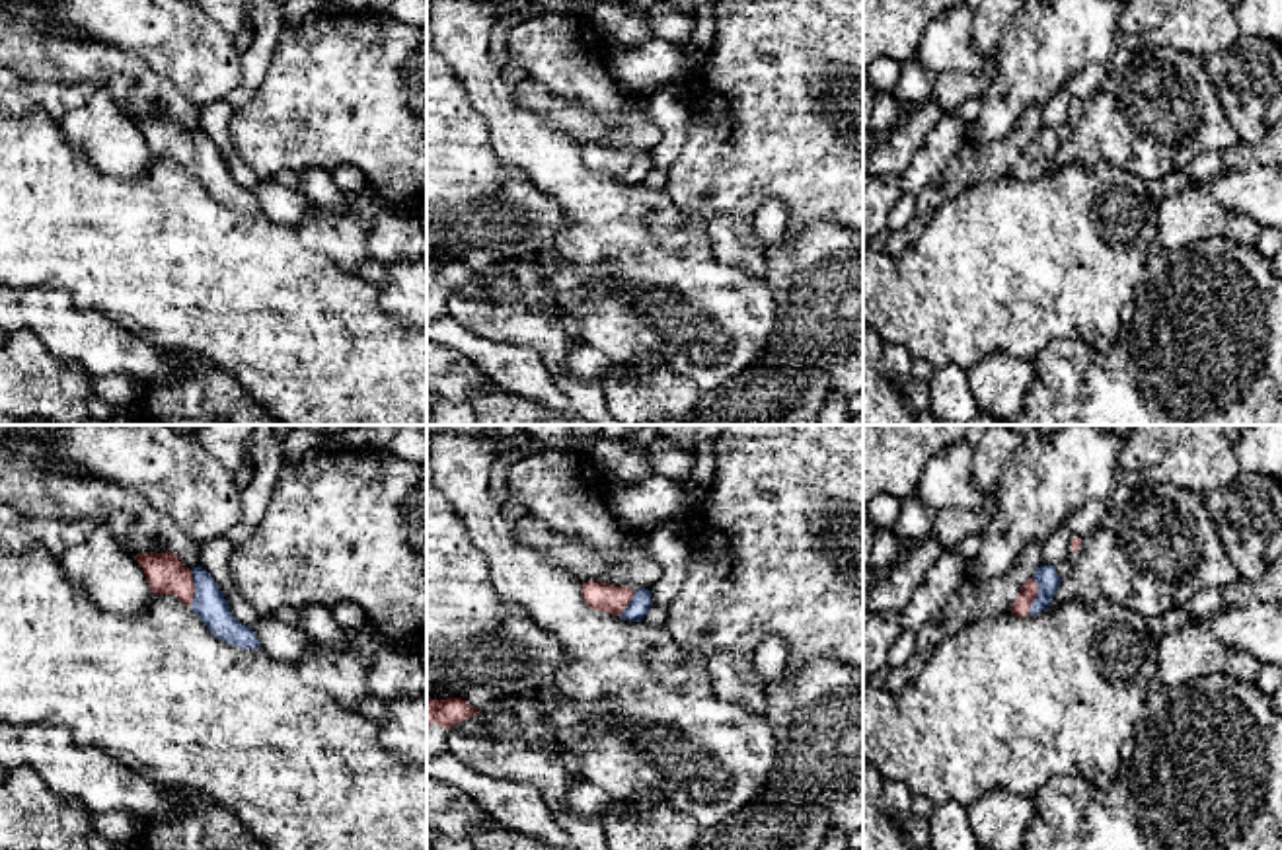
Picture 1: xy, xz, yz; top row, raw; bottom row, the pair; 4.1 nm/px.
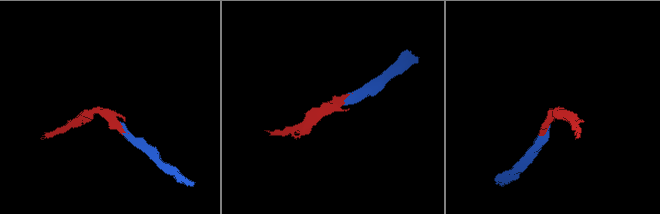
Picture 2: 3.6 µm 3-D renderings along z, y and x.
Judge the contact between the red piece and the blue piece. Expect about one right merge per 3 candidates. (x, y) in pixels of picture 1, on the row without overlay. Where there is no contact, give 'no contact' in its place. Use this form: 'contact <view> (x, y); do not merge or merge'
contact yz (1035, 160); merge

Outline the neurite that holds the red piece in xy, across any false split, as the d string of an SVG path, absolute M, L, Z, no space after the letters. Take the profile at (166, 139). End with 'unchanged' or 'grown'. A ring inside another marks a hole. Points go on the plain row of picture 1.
M171 115L134 119L152 156L173 158L189 170L218 203L240 212L261 212L255 195L238 185L208 135L185 131Z; grown

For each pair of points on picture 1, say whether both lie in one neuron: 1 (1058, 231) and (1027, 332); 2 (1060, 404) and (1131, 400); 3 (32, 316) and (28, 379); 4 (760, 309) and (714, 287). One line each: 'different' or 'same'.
1: same
2: same
3: different
4: same

